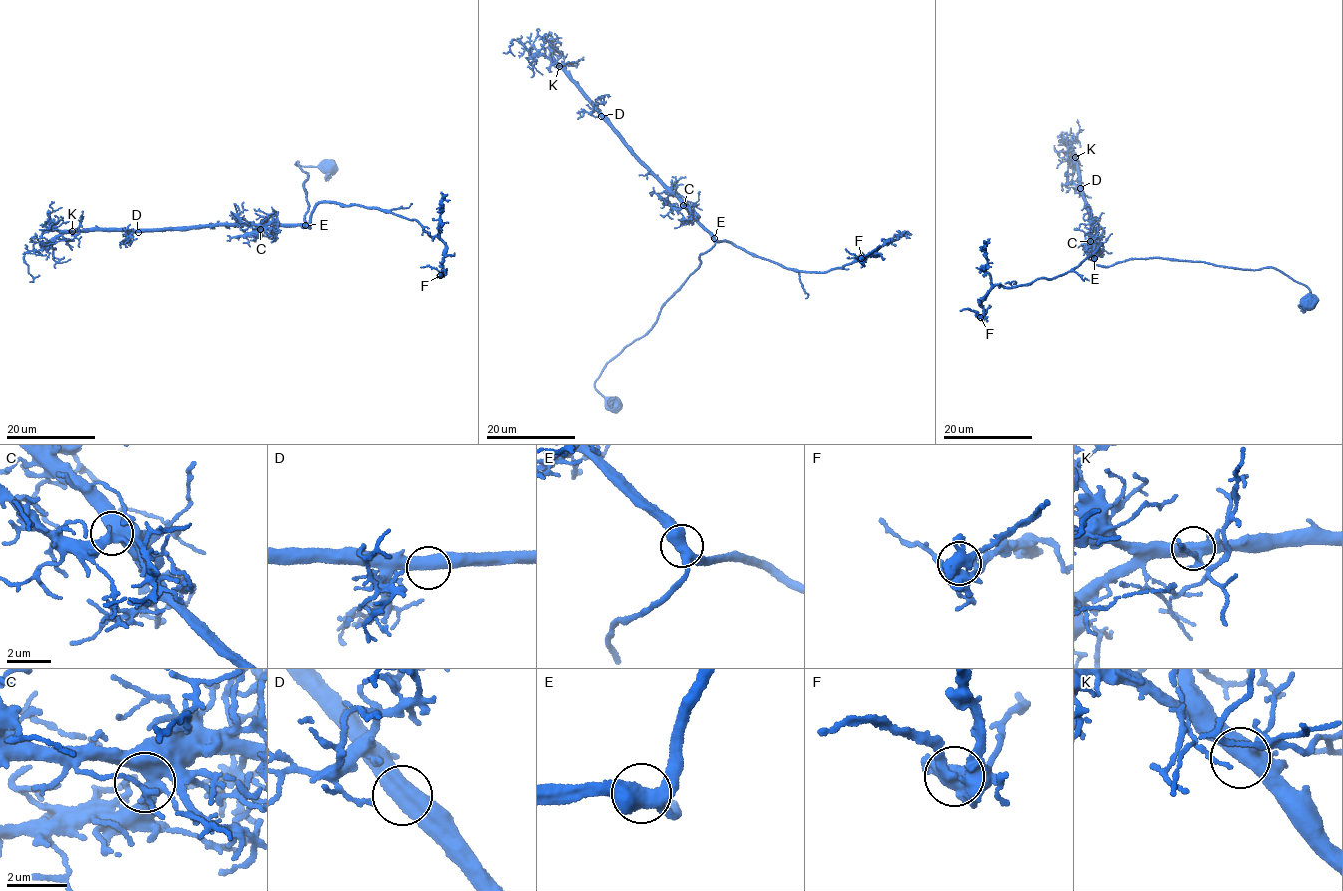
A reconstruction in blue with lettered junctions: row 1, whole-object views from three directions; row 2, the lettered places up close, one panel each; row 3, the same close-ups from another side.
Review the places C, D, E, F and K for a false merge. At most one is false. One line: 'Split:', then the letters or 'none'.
Split: none

